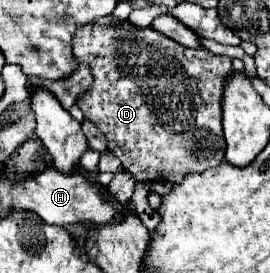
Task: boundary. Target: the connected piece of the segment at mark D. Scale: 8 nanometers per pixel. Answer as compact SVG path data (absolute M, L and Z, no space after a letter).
M106 16L94 24L86 24L82 28L78 28L78 34L74 38L74 58L78 62L86 62L92 68L92 76L94 76L94 84L92 88L78 98L78 108L84 112L84 118L90 120L92 124L98 126L98 130L106 136L106 144L108 150L120 158L122 166L126 172L130 172L134 176L136 182L154 182L156 178L160 180L168 180L170 184L180 184L182 178L190 172L204 172L208 168L218 166L224 160L224 150L226 150L226 142L224 142L224 134L222 134L222 88L224 88L224 80L230 78L232 74L236 74L236 70L232 68L232 58L230 56L218 56L212 54L206 48L184 48L180 44L176 44L174 40L162 36L160 32L152 30L152 28L136 28L132 26L128 20L126 22L118 22L112 16Z

